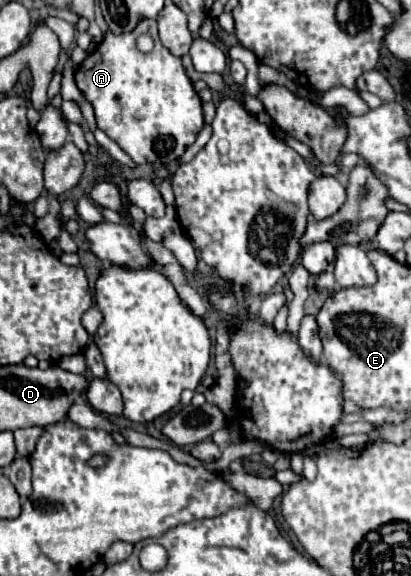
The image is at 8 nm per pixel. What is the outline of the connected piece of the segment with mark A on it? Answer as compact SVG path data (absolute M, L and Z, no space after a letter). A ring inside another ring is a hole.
M140 19L140 23L130 33L104 33L102 43L96 47L94 53L90 53L76 69L74 73L76 87L80 89L82 97L92 105L96 125L118 143L122 151L126 151L134 163L150 163L150 165L166 165L170 161L176 161L186 147L190 147L196 141L196 135L200 133L204 125L202 117L202 101L198 93L192 87L192 81L188 79L182 61L168 53L164 45L158 39L158 29L154 19ZM146 33L154 39L154 49L150 53L142 53L136 47L136 39Z

